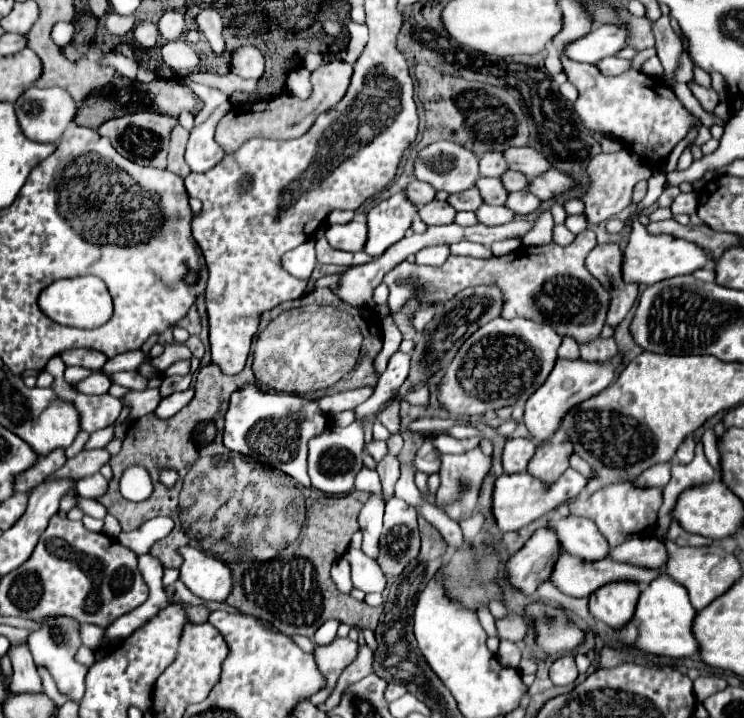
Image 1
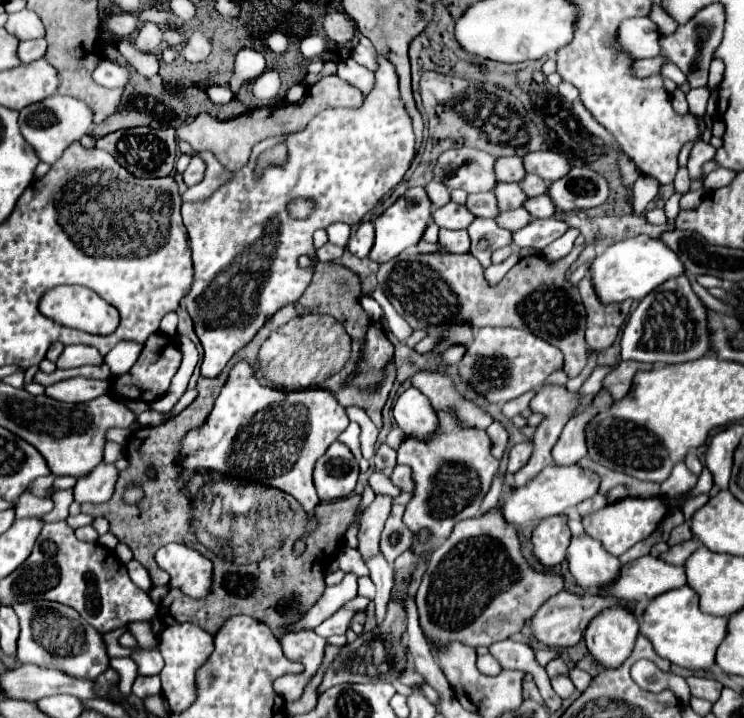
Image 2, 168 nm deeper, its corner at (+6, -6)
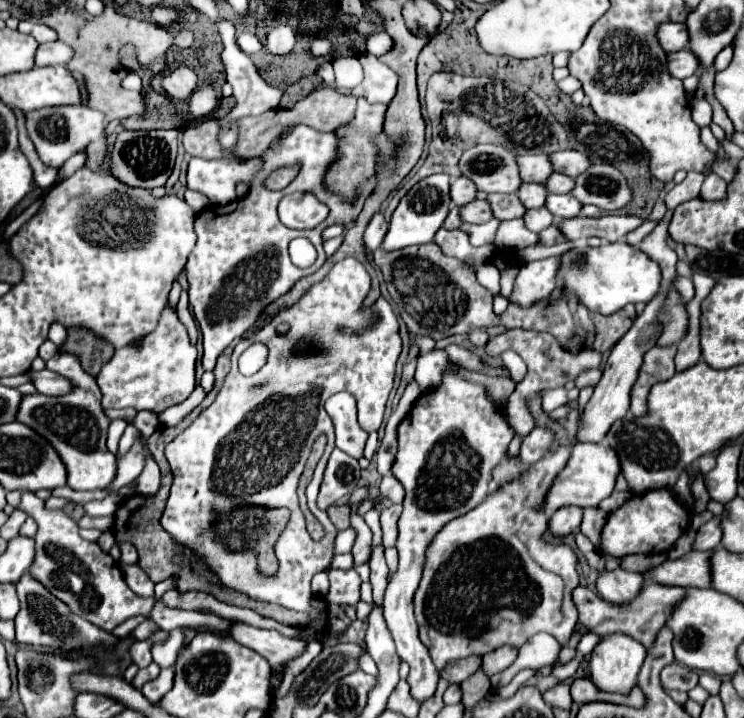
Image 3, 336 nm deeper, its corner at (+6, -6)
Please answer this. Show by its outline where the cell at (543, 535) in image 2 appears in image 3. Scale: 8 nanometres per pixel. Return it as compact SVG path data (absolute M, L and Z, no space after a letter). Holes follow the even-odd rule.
M562 507L556 511L548 521L548 531L554 537L568 537L582 521L582 509L580 507Z

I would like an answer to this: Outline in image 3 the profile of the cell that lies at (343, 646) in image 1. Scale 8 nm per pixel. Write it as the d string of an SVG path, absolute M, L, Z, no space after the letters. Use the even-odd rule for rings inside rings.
M238 623L230 629L232 637L254 649L256 653L264 655L272 667L272 675L282 681L284 679L284 669L286 663L294 661L296 657L300 657L306 651L308 641L300 639L300 637L286 637L274 629L256 629L244 623Z

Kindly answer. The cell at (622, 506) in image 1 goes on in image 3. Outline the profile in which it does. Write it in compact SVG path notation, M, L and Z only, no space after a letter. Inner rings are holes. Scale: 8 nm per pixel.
M656 489L630 497L622 507L608 515L600 533L600 549L610 557L624 557L634 553L662 553L668 551L676 539L686 531L690 511L684 509L668 489Z

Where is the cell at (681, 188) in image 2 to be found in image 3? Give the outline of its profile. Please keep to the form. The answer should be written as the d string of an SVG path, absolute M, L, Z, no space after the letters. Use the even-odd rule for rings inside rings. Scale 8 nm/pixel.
M688 173L686 179L682 183L678 183L678 185L674 185L674 189L666 195L666 207L668 209L674 209L680 203L698 197L700 195L702 181L704 181L704 175L702 173Z

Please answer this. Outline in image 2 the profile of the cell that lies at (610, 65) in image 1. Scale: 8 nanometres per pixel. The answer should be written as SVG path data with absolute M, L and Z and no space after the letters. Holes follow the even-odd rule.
M658 55L658 57L652 57L652 59L638 59L634 61L634 71L636 75L640 77L650 77L650 75L658 75L660 69L668 63L668 59L664 55Z

